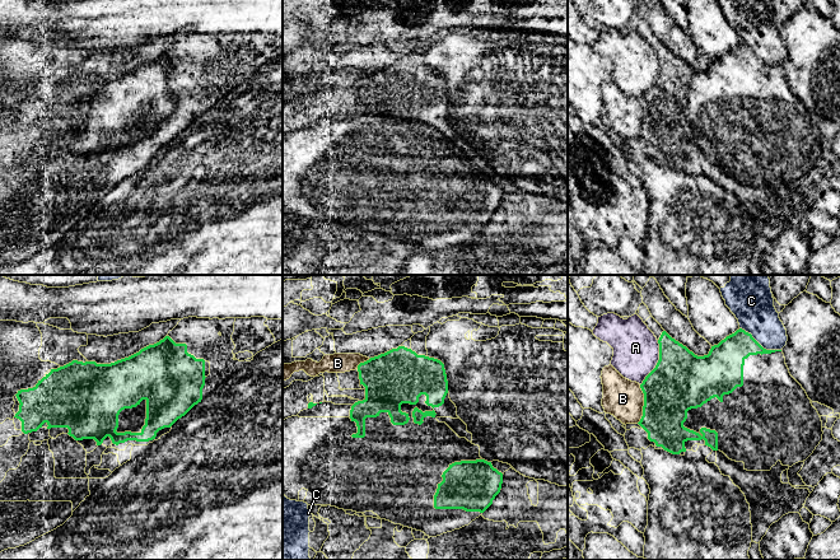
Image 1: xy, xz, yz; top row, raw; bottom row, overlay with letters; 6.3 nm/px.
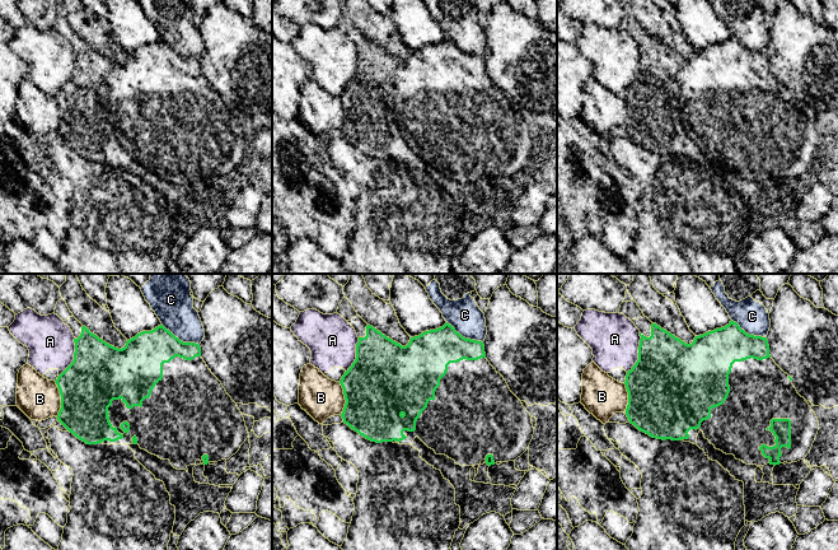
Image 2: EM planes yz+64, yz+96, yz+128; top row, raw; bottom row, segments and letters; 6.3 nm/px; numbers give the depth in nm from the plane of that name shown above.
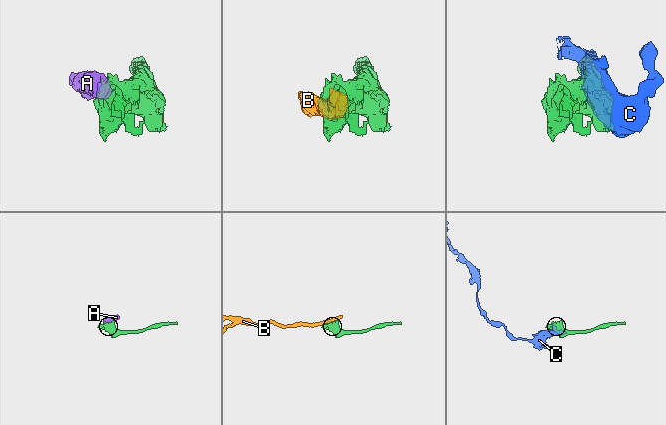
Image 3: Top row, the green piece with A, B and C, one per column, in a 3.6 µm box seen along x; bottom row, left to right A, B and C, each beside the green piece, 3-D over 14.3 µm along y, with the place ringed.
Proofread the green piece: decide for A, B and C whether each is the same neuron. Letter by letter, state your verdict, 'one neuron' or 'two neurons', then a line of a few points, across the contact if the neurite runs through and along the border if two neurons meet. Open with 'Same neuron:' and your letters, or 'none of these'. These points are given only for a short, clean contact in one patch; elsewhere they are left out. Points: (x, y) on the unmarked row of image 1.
Same neuron: none of these
A: two neurons
B: two neurons
C: two neurons

